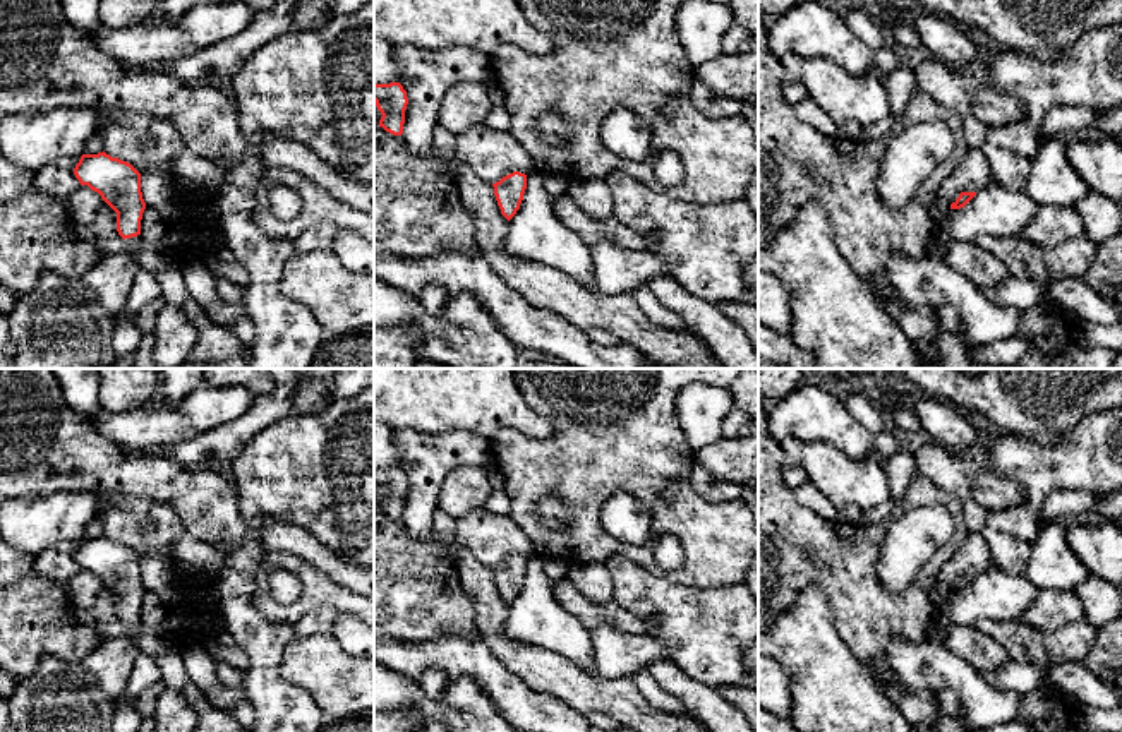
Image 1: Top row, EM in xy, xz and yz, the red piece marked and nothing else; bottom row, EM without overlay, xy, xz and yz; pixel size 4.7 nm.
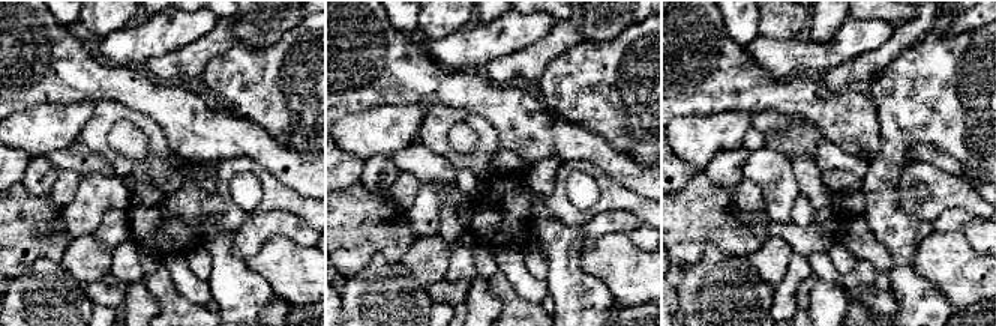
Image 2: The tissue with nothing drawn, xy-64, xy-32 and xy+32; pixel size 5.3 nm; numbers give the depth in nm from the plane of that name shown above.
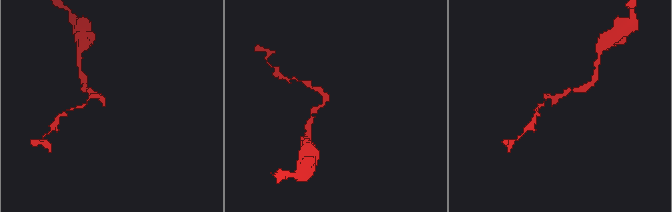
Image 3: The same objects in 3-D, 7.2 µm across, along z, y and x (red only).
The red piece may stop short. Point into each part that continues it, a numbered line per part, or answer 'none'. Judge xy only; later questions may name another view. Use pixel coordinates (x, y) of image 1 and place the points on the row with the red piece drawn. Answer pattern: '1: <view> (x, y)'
1: xy (129, 244)

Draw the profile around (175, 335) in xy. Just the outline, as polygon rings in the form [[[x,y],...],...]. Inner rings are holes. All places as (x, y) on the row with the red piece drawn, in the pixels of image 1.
[[[166,303],[156,317],[153,333],[156,369],[178,369],[187,363],[197,336],[197,327],[184,310]]]

